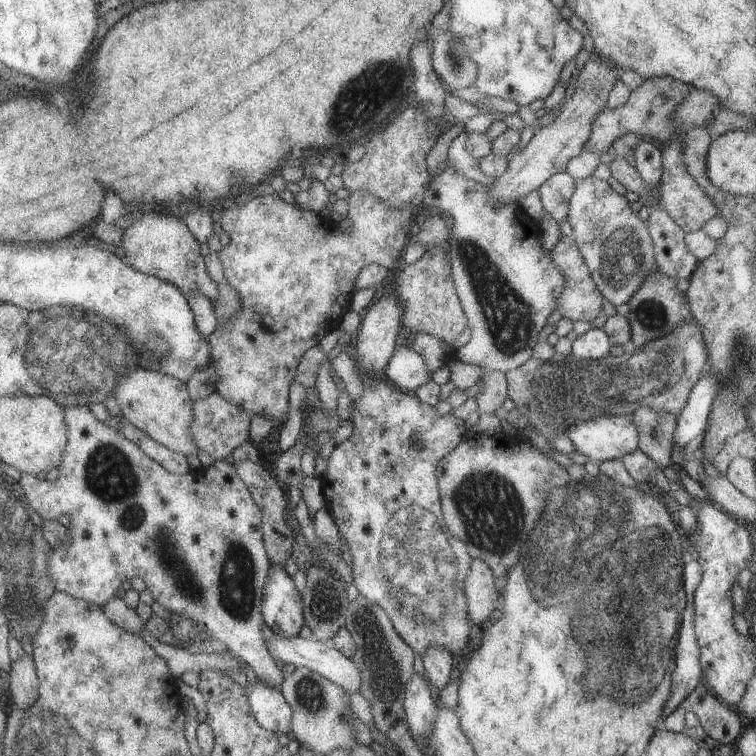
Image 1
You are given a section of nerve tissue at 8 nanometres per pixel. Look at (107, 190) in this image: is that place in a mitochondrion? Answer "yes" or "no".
no

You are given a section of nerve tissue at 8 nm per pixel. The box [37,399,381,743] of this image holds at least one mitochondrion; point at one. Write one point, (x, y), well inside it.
(109, 473)

